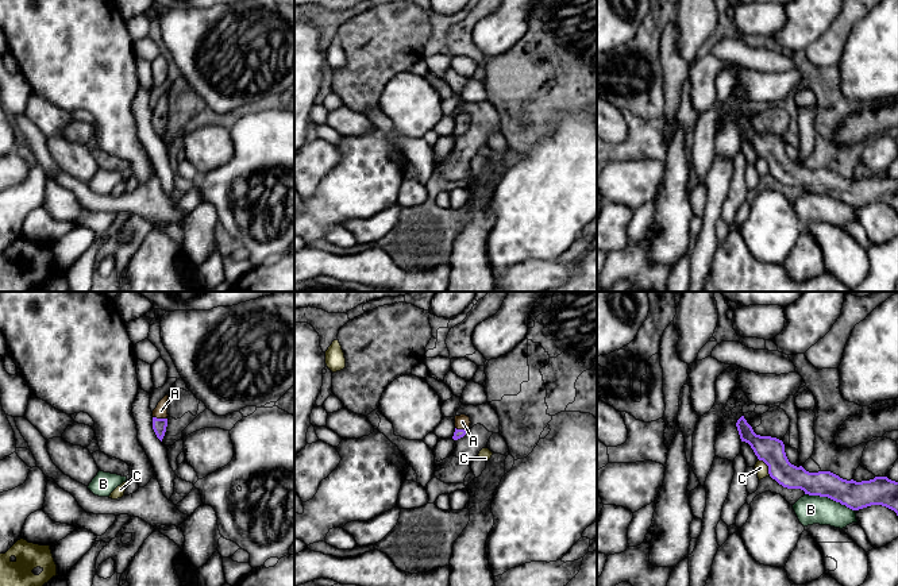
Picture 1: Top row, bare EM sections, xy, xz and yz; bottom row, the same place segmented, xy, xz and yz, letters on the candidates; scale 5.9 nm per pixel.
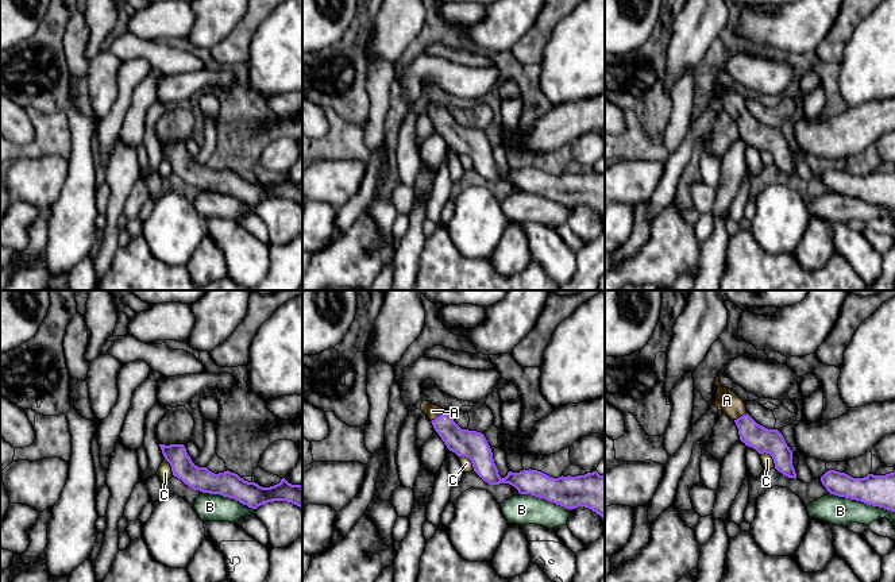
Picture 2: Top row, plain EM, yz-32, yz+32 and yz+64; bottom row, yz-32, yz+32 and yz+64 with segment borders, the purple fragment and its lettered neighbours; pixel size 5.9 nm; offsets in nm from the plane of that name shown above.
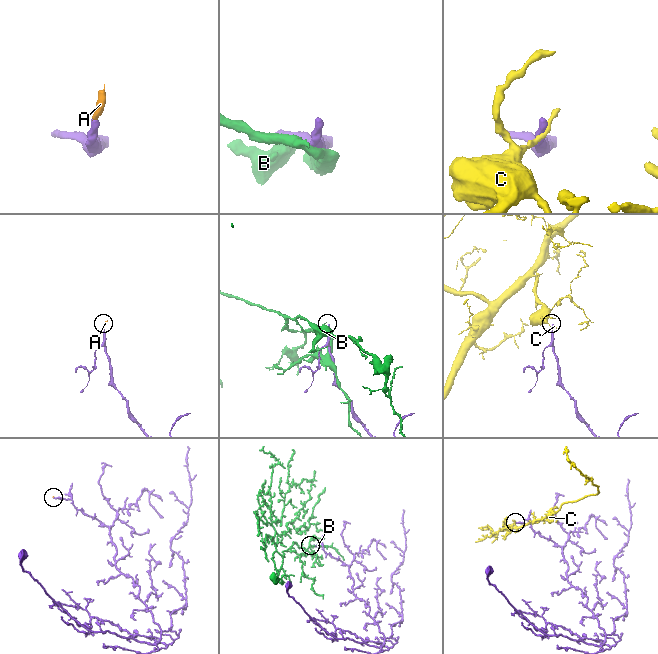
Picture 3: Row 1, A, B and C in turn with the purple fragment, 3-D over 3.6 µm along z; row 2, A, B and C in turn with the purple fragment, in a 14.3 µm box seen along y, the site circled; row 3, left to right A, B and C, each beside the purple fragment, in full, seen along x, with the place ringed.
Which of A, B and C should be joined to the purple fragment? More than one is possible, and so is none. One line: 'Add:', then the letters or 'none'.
Add: A

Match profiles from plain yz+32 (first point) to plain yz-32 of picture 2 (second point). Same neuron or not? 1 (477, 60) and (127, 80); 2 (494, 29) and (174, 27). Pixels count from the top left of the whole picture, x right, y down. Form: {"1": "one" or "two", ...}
{"1": "two", "2": "two"}

